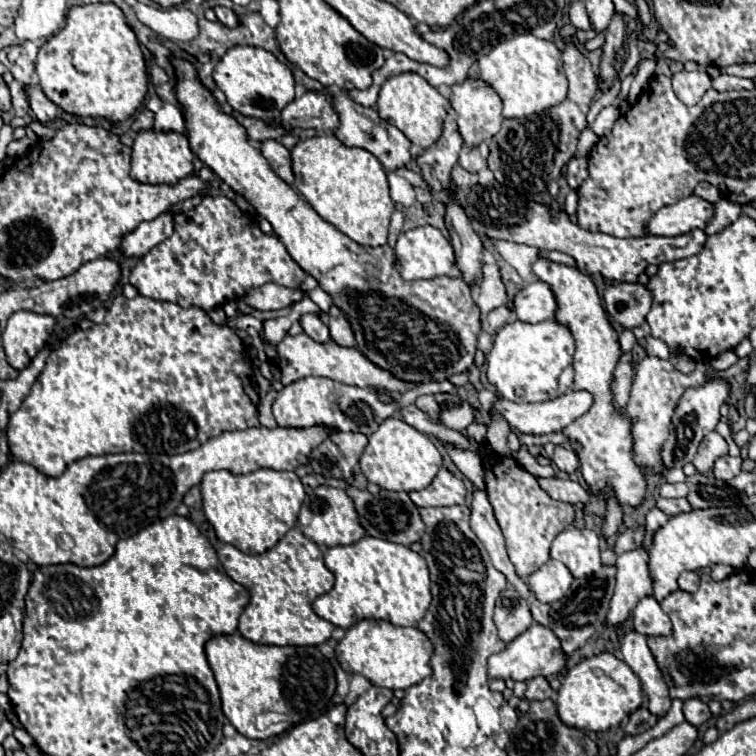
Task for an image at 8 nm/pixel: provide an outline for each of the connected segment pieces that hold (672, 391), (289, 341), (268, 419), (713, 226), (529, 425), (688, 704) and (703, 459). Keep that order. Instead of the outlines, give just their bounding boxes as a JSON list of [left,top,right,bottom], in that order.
[[625,357,709,471],[279,335,415,391],[259,389,277,429],[705,199,741,235],[493,391,593,435],[683,699,711,725],[693,431,728,473]]

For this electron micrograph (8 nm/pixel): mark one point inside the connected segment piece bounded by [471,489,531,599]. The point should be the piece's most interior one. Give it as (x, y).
(483, 523)

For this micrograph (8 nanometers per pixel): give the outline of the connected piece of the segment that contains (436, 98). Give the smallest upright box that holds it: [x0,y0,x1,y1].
[377,73,449,149]

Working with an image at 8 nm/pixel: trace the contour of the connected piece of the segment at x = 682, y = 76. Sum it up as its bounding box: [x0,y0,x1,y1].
[673,71,713,105]

